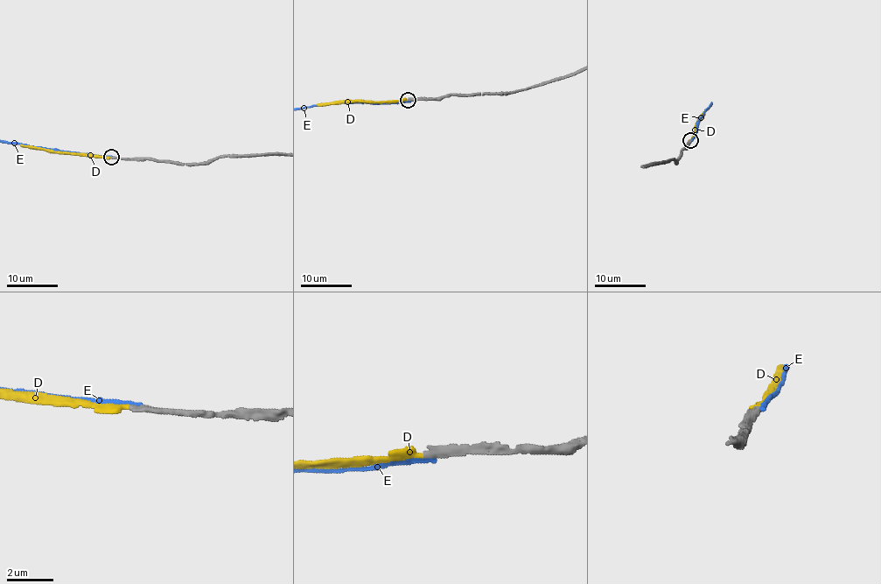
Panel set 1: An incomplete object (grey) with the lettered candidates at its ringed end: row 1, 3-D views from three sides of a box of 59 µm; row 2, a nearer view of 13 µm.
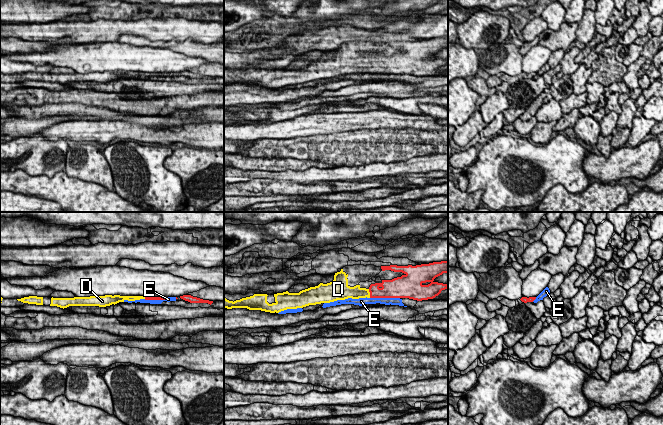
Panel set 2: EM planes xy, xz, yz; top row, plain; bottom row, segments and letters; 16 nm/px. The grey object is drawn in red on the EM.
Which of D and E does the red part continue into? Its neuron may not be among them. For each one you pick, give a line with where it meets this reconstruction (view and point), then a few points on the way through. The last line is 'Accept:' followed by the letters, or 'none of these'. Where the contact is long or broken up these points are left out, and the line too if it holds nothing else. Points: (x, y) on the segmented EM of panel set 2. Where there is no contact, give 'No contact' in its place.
D: Touches red at xz (370, 293). Path across: xz (375, 292), (370, 293), (356, 292)
Accept: D

